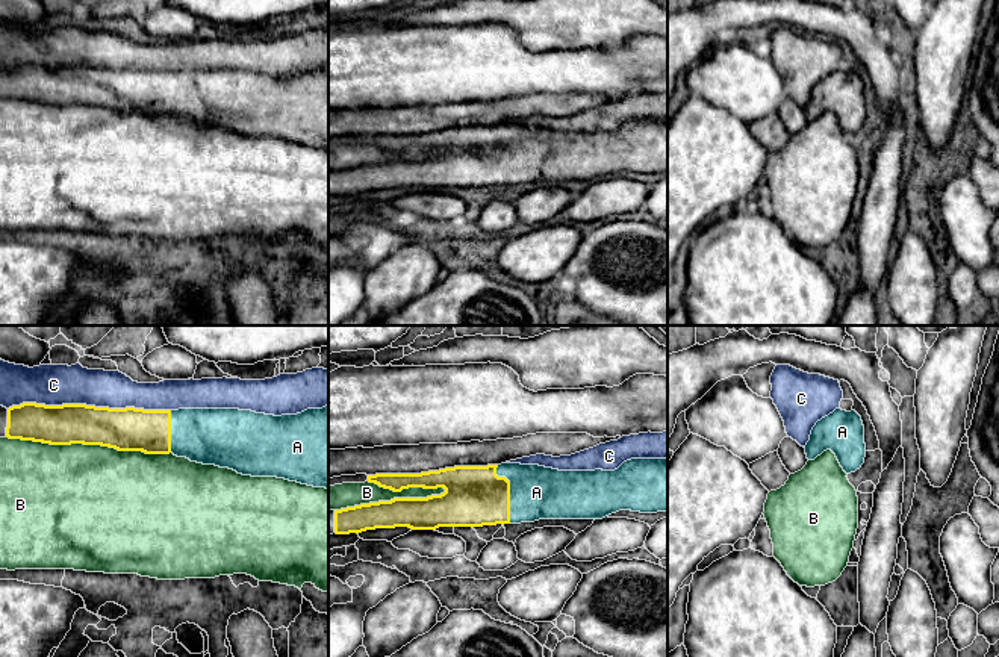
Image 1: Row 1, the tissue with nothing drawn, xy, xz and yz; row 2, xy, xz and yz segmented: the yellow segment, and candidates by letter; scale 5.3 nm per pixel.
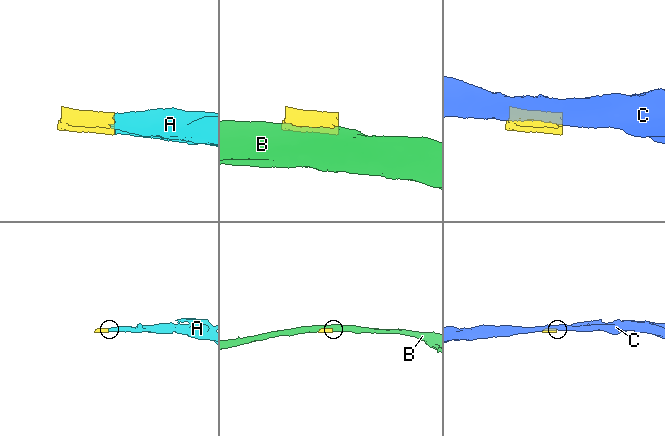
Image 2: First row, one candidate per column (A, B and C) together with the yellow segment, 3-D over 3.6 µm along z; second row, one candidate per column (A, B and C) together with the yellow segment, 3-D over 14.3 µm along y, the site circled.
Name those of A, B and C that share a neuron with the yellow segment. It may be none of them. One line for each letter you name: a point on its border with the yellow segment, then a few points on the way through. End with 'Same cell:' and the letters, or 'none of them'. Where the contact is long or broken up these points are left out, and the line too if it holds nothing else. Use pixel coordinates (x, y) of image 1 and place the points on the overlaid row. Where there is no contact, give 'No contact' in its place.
A: Touches yellow at xz (509, 492). Path across: xz (474, 495), (509, 492), (536, 492)
Same cell: A

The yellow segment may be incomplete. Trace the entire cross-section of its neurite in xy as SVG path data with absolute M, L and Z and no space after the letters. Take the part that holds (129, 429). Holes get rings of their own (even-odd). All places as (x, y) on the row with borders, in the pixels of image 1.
M23 403L9 409L0 406L0 437L50 445L101 445L145 454L173 453L242 475L277 477L328 489L328 406L274 416L239 409L144 410Z

